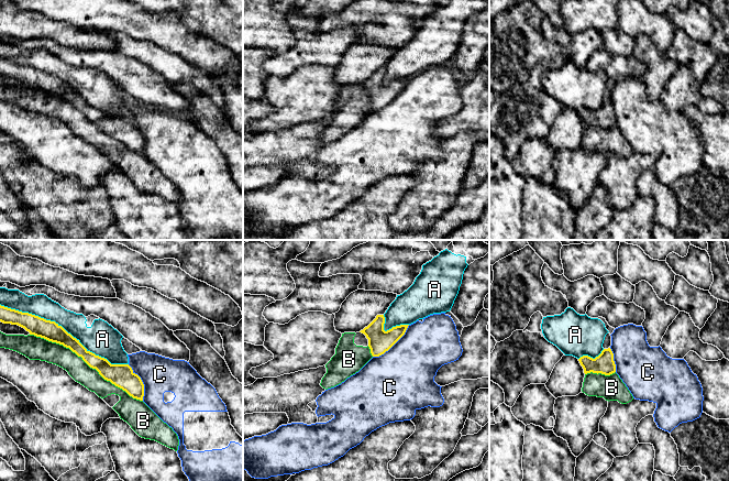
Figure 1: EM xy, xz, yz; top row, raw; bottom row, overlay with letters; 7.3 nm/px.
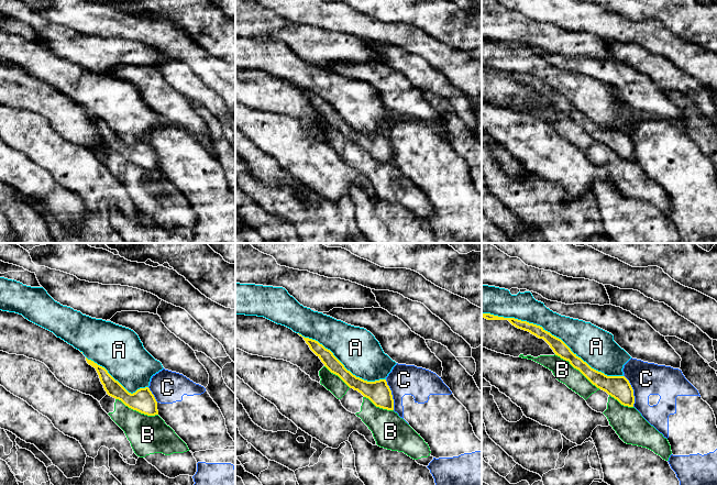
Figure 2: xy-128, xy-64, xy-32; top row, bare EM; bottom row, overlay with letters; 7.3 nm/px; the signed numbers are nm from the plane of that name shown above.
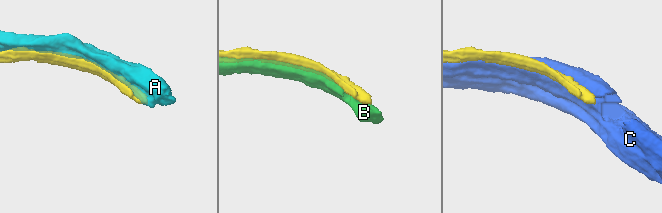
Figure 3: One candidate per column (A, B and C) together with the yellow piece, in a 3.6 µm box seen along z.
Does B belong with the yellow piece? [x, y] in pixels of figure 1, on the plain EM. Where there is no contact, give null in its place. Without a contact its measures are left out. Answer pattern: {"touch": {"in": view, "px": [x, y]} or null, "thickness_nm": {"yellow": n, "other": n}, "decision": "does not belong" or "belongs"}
{"touch": {"in": "xy", "px": [86, 116]}, "thickness_nm": {"yellow": 160, "other": 150}, "decision": "does not belong"}

